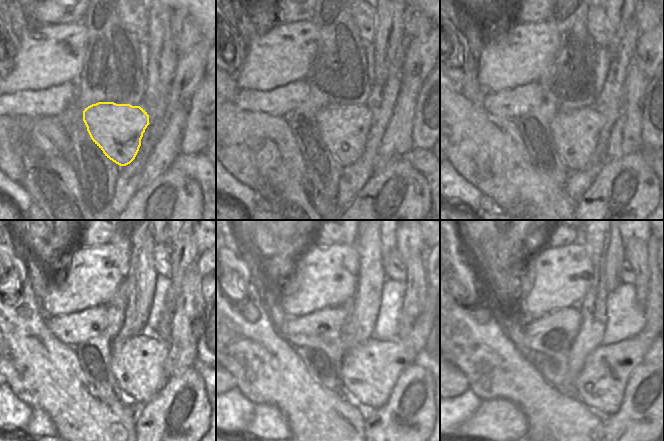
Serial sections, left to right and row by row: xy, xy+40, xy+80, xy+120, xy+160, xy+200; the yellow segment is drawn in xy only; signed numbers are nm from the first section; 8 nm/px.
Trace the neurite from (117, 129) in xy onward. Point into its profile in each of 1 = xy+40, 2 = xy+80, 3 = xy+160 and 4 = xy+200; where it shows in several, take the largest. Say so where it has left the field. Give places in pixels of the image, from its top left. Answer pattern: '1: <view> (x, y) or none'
1: xy+40 (344, 129)
2: xy+80 (575, 132)
3: xy+160 (369, 371)
4: xy+200 (601, 383)

